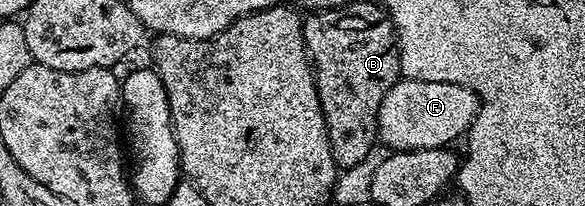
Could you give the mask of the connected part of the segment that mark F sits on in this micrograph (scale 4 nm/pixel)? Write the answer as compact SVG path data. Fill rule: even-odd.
M401 77L382 96L382 108L378 108L376 132L381 143L385 142L389 151L429 150L448 148L465 137L468 129L480 115L480 97L462 84L445 82L423 82Z

